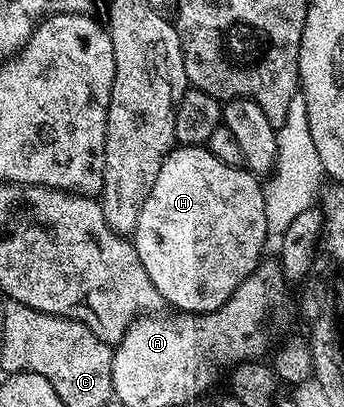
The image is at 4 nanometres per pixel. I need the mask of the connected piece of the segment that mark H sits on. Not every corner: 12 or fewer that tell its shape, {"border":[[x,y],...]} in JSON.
{"border":[[176,145],[137,256],[168,307],[221,308],[268,241],[260,179]]}

